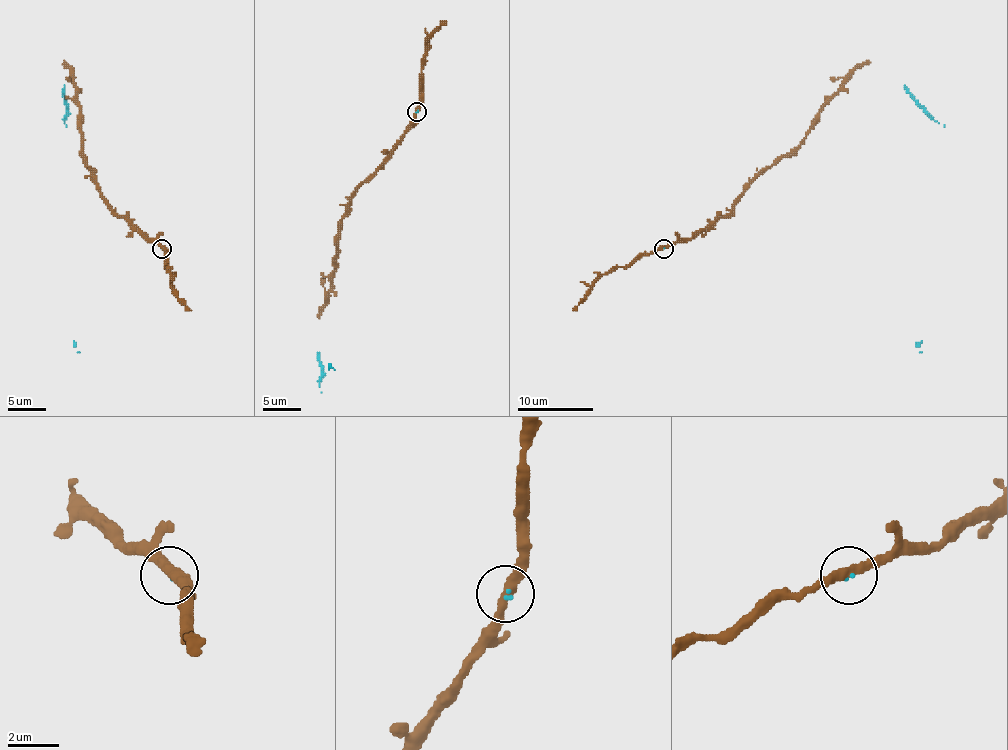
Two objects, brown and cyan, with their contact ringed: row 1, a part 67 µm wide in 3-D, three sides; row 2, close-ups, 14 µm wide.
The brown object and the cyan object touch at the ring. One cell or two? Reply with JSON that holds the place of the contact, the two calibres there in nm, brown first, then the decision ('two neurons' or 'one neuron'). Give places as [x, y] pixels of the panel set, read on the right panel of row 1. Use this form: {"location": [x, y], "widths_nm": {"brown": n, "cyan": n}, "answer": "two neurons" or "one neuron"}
{"location": [663, 248], "widths_nm": {"brown": 360, "cyan": 100}, "answer": "one neuron"}

